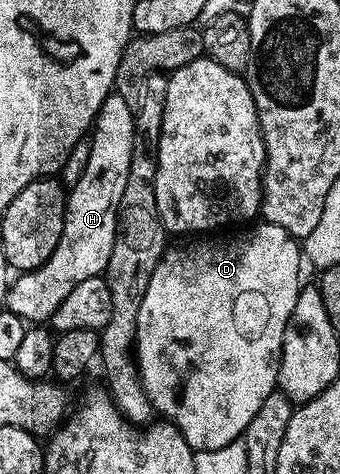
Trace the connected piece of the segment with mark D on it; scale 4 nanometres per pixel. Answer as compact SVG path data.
M268 223L254 224L249 237L221 237L225 235L201 235L189 239L186 245L166 248L161 262L155 267L151 279L147 283L147 291L143 295L143 303L139 303L139 319L137 320L137 339L135 342L135 360L137 374L141 377L141 386L153 404L154 410L169 424L174 425L183 435L185 442L194 451L227 447L227 443L238 440L245 429L255 419L255 411L263 407L263 399L277 389L277 372L281 362L281 348L285 338L285 328L289 326L291 311L295 311L295 299L303 288L301 281L301 261L303 265L303 249L298 238L293 237L283 227L275 227Z

